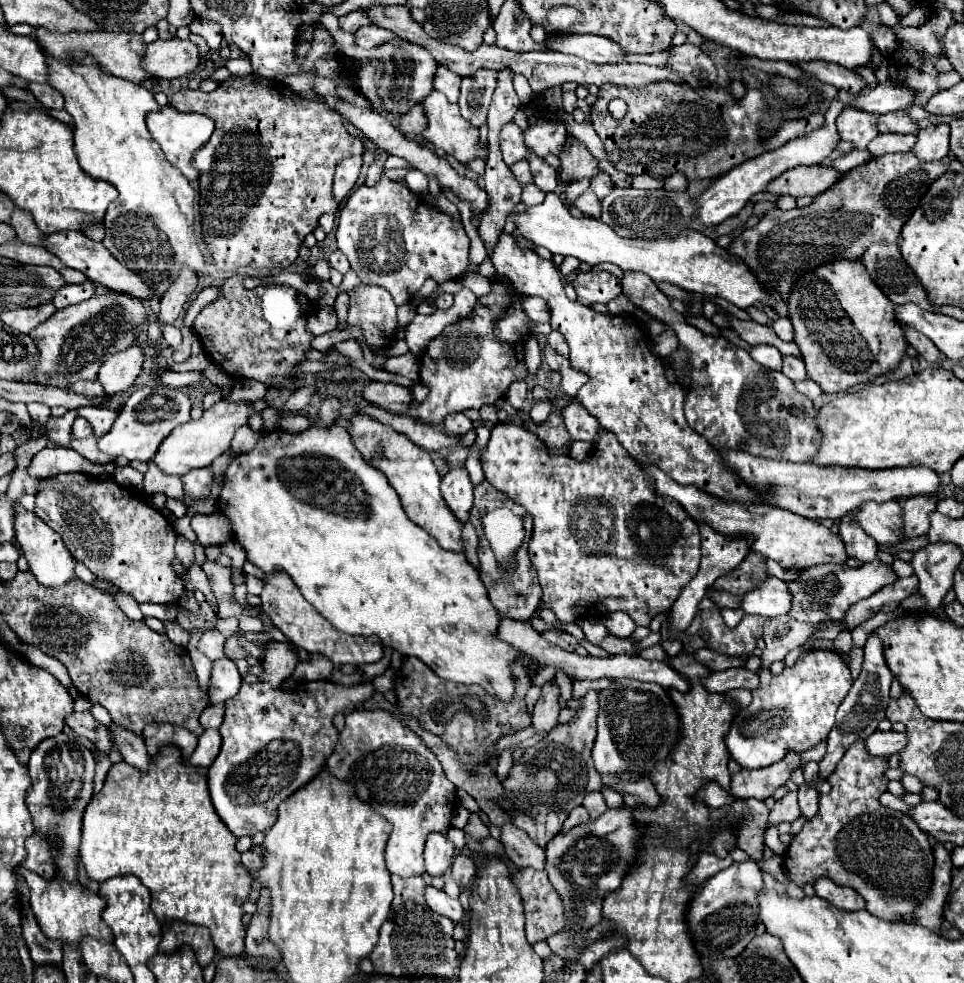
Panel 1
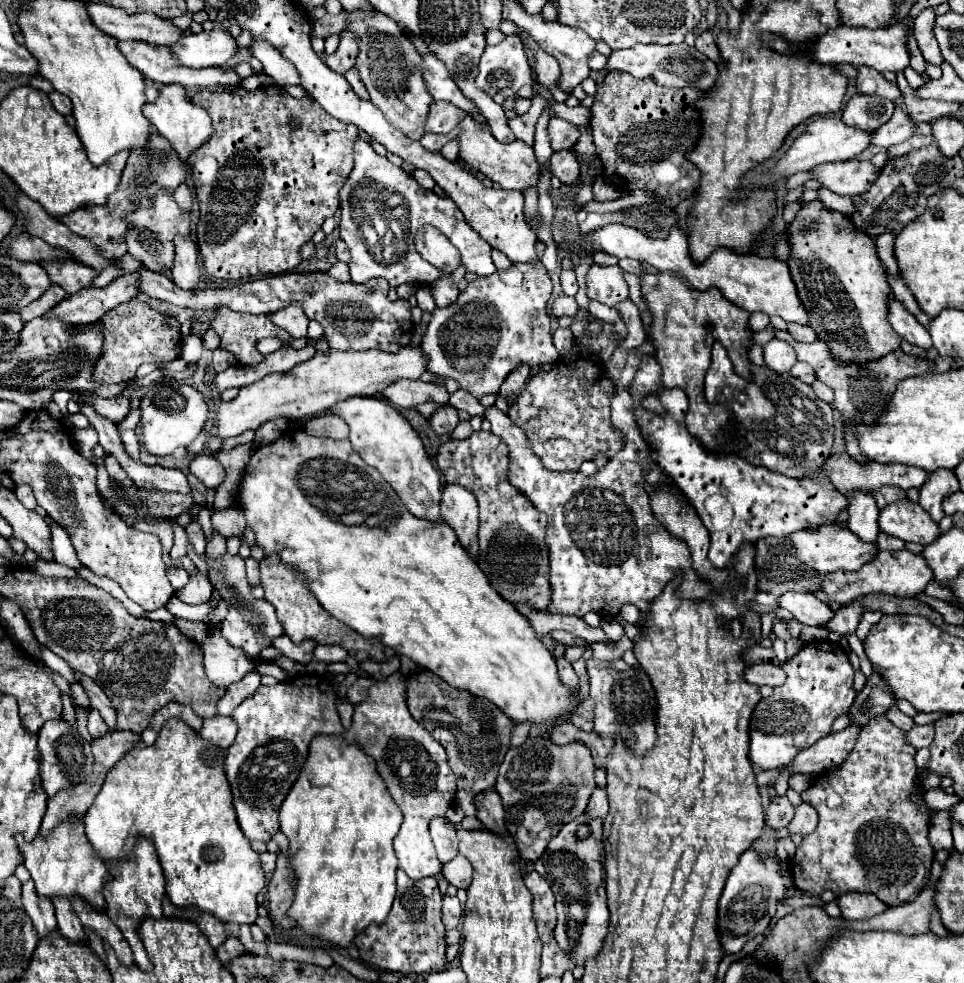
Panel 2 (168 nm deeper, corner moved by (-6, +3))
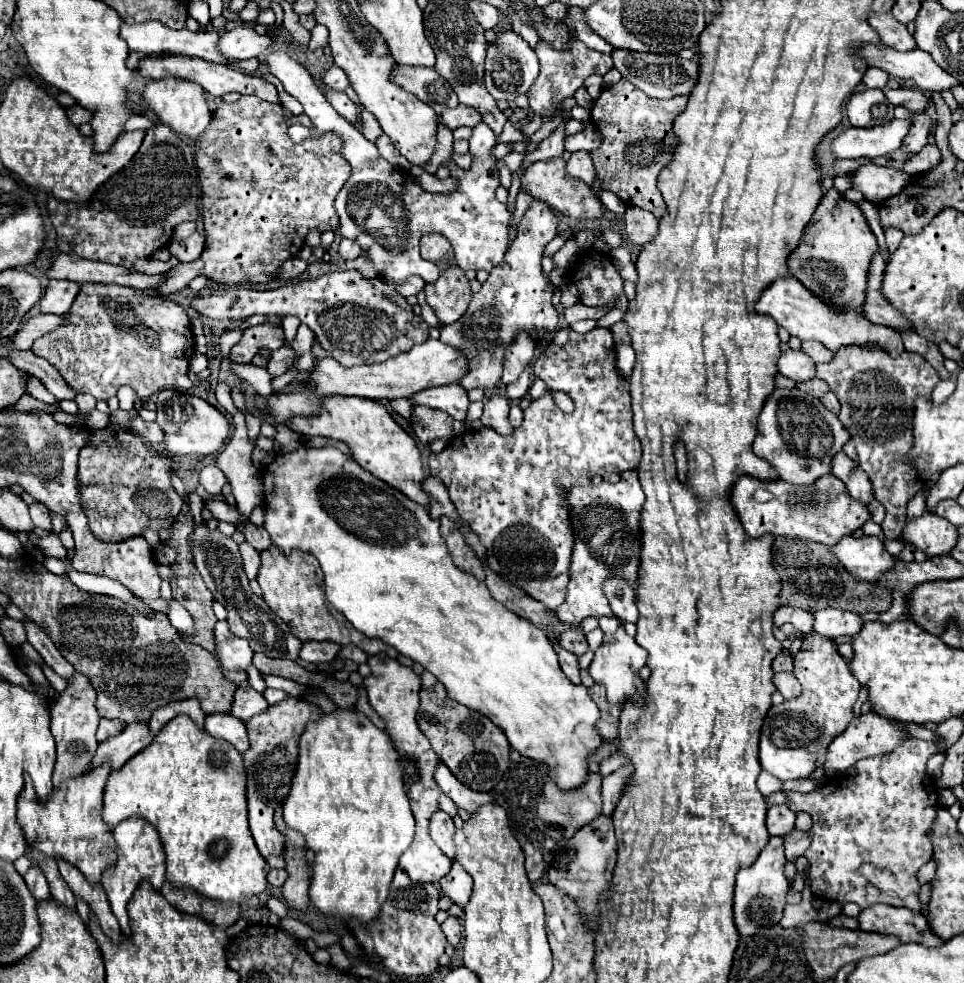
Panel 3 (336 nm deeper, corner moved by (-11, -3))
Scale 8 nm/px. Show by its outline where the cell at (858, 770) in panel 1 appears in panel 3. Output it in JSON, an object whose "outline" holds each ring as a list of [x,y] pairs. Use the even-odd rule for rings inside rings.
{"outline":[[[909,738],[899,750],[893,750],[883,756],[871,756],[857,762],[857,776],[839,776],[825,782],[819,790],[809,794],[785,792],[787,806],[793,812],[807,812],[813,818],[813,826],[809,830],[811,846],[805,852],[809,860],[809,878],[811,892],[817,898],[831,902],[855,902],[861,908],[869,908],[873,904],[889,904],[889,906],[905,906],[909,910],[921,910],[919,904],[919,884],[917,870],[933,858],[933,848],[929,842],[929,826],[935,818],[935,806],[939,800],[935,782],[927,776],[927,760],[937,754],[937,746],[933,742]]]}

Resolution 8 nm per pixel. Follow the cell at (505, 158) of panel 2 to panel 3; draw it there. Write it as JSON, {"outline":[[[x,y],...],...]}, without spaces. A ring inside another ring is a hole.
{"outline":[[[563,158],[541,160],[541,162],[535,162],[533,166],[529,166],[529,170],[521,178],[521,190],[527,190],[533,198],[547,202],[553,210],[557,210],[565,216],[571,216],[571,218],[579,218],[579,220],[601,218],[603,210],[605,210],[599,196],[593,192],[591,186],[587,186],[585,182],[581,182],[577,178],[569,178]]]}

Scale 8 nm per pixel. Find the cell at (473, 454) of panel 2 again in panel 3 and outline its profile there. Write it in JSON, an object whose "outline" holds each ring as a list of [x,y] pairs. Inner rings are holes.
{"outline":[[[597,326],[587,334],[577,334],[571,328],[557,330],[535,360],[533,374],[547,384],[549,392],[565,392],[573,400],[575,410],[571,414],[561,412],[553,396],[545,394],[529,404],[529,408],[523,412],[523,424],[509,436],[501,436],[493,428],[483,426],[479,430],[467,430],[451,438],[443,452],[429,456],[429,472],[447,486],[449,498],[457,512],[485,544],[491,570],[521,586],[531,594],[531,598],[555,610],[567,598],[569,562],[573,550],[573,528],[569,518],[571,508],[567,504],[567,492],[573,486],[589,484],[597,474],[603,476],[605,472],[621,474],[635,470],[641,458],[641,444],[633,434],[629,384],[615,366],[615,340],[609,328]]]}

